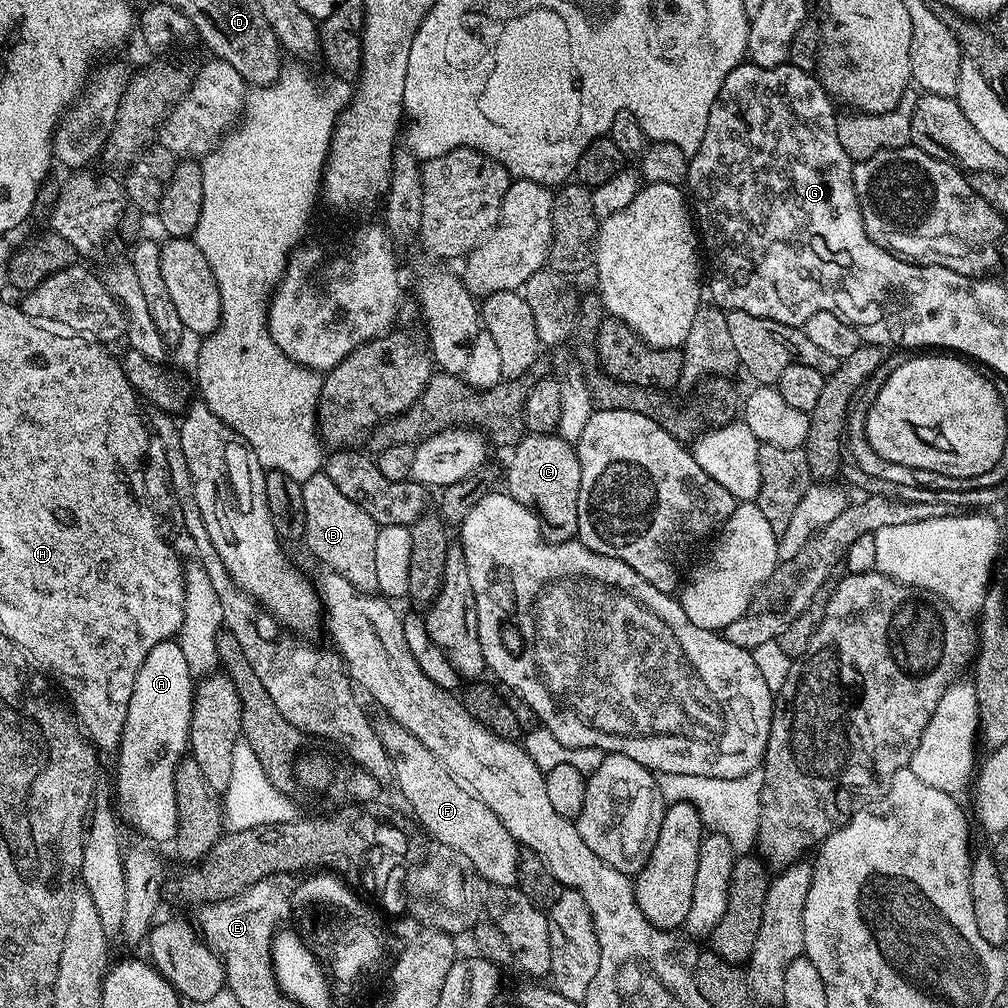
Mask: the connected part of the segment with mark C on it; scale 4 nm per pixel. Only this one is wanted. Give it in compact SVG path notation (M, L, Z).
M538 432L525 435L511 449L512 457L508 460L508 485L506 491L519 504L531 508L545 525L552 527L553 541L570 540L576 536L578 526L578 490L582 486L582 466L576 456L573 445L567 444L559 434Z

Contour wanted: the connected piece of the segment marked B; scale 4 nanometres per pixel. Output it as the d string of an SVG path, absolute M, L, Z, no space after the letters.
M323 471L314 473L302 483L302 498L306 502L306 530L303 543L308 543L308 548L321 560L329 572L337 572L350 586L360 592L375 593L378 589L378 569L374 567L374 542L378 542L380 528Z

